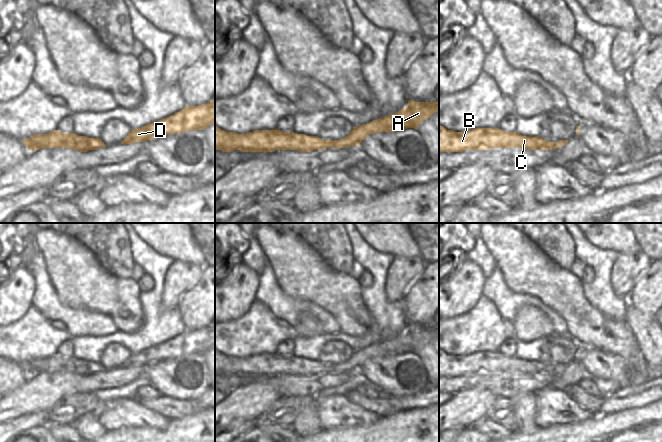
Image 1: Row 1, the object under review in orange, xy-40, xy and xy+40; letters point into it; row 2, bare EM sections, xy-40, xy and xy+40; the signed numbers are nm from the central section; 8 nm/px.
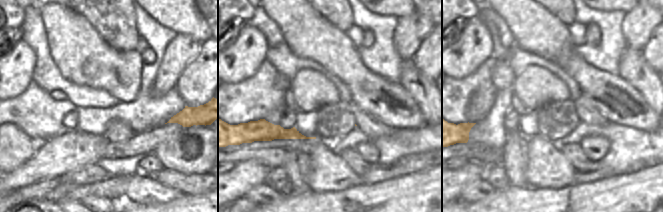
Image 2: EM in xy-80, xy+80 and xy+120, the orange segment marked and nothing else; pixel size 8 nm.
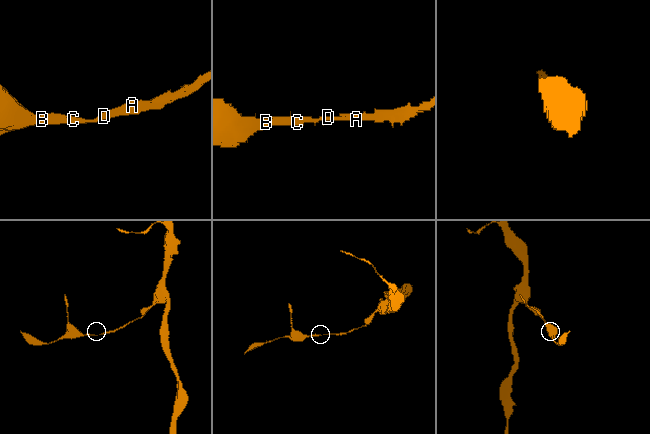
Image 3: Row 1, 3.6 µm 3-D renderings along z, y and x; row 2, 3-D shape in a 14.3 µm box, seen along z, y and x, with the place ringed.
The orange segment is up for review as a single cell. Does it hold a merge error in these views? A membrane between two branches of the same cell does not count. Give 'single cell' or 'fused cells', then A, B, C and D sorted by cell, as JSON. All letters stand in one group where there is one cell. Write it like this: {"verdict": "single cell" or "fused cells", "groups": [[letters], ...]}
{"verdict": "single cell", "groups": [["A", "B", "C", "D"]]}

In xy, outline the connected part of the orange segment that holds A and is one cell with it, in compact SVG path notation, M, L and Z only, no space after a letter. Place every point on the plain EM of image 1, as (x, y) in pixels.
M408 324L408 329L389 340L373 344L367 348L353 351L353 354L341 364L323 364L318 360L307 360L295 356L277 354L255 354L247 358L227 356L215 350L215 374L231 376L273 376L275 374L299 374L311 376L325 372L347 372L360 370L360 367L369 359L377 356L395 356L413 352L425 343L439 337L437 326L415 326Z

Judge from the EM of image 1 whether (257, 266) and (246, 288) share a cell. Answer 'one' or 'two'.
two

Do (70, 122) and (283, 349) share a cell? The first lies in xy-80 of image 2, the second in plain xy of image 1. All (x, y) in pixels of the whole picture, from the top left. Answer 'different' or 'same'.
same

